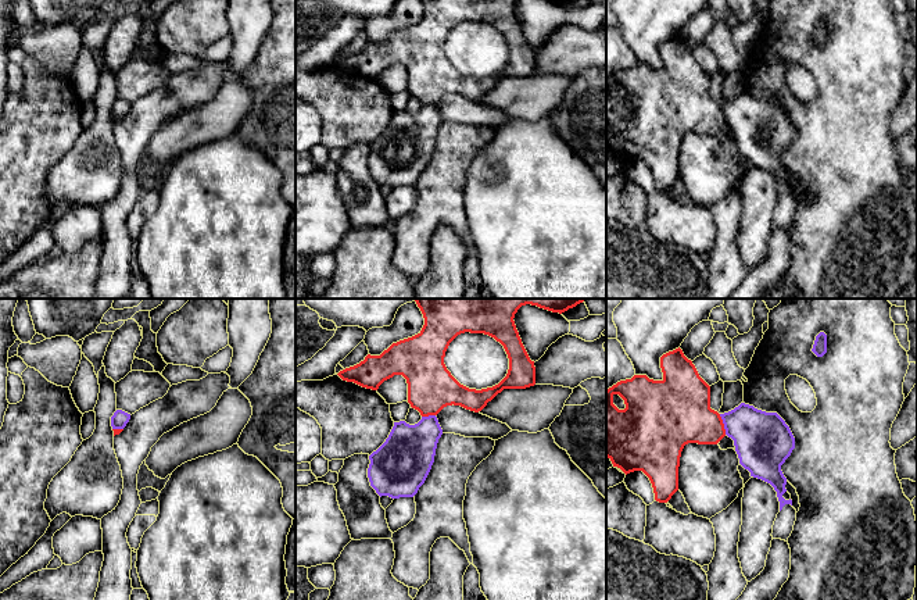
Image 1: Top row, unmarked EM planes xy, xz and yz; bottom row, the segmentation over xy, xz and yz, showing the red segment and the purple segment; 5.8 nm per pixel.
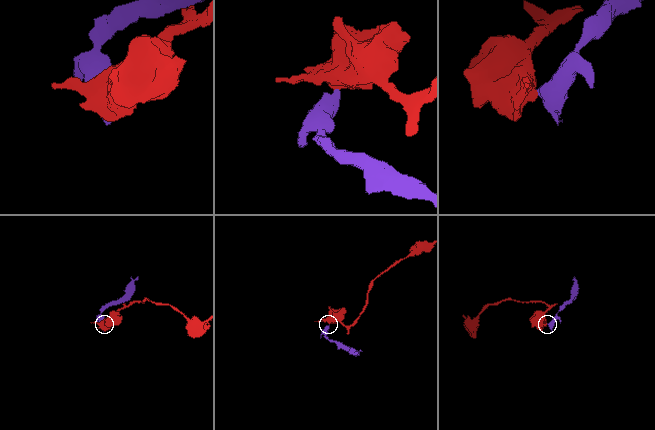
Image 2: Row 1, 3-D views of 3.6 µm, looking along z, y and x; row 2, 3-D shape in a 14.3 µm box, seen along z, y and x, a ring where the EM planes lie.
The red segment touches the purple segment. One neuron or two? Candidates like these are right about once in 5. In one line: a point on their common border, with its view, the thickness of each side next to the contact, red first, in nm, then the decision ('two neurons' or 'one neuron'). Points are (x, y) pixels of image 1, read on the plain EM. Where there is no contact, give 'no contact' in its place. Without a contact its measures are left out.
meets red in yz at (723, 113); 340 nm thick on the red side, 320 nm on the other; two neurons

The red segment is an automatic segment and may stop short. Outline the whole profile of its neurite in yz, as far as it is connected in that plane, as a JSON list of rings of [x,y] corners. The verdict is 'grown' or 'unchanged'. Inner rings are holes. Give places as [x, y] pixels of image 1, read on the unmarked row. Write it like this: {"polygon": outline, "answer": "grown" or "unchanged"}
{"polygon": [[[680,36],[660,46],[660,57],[662,69],[634,64],[606,79],[606,146],[626,164],[642,160],[652,172],[655,189],[667,192],[678,179],[678,156],[684,135],[688,132],[717,133],[726,125],[726,118],[720,103],[710,97],[710,75],[699,65],[695,54]],[[615,83],[624,89],[624,99],[619,99],[613,93]]], "answer": "unchanged"}

